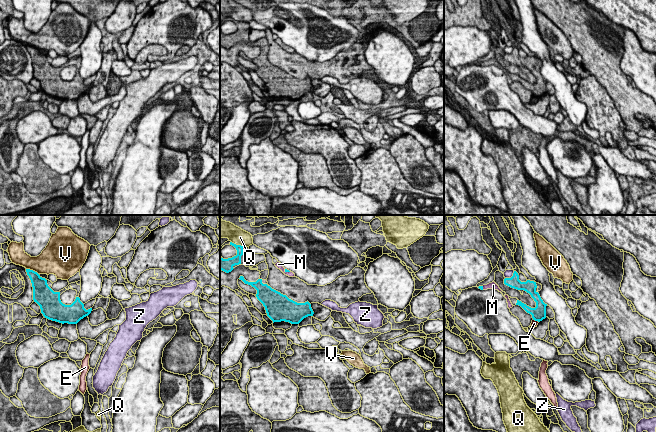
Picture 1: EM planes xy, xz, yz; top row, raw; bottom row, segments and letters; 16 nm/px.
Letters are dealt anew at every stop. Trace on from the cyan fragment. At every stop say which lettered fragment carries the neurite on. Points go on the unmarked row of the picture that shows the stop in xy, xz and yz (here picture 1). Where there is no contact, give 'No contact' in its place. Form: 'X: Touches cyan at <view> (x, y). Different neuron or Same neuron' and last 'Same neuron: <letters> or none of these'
E: Touches cyan at yz (536, 96). Different neuron
M: Touches cyan at xz (287, 47). Same neuron
Q: Touches cyan at xz (237, 21). Different neuron
V: Touches cyan at xy (32, 46). Different neuron
Z: Touches cyan at yz (511, 53). Different neuron
Same neuron: M

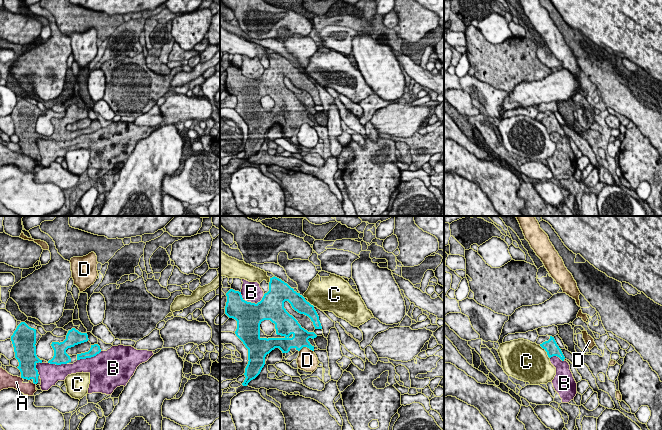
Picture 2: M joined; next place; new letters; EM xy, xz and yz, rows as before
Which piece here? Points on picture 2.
A: Touches cyan at xy (22, 153). Different neuron
B: Touches cyan at xz (250, 78). Different neuron
C: Touches cyan at yz (546, 127). Different neuron
D: Touches cyan at xz (306, 122). Different neuron
Same neuron: none of these

